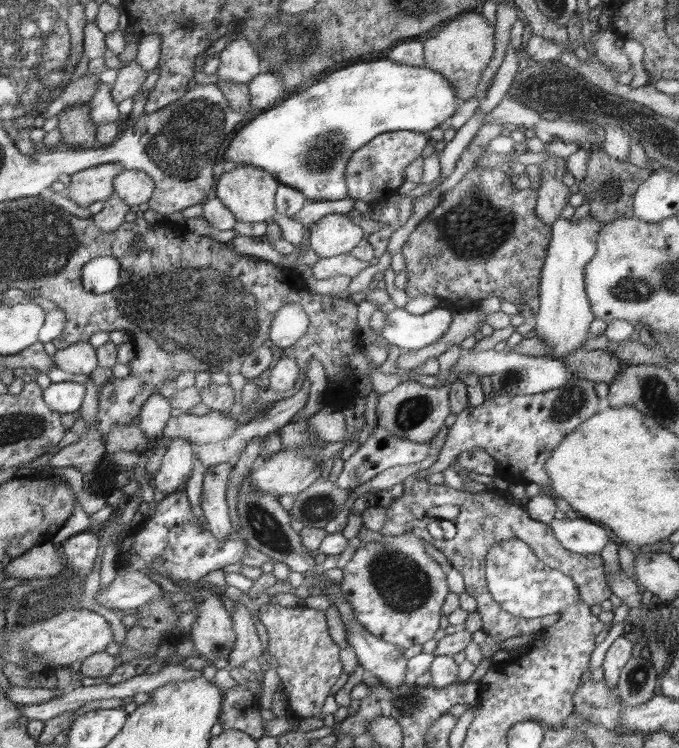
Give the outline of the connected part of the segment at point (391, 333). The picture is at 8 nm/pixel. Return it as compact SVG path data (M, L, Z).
M399 305L392 309L386 316L386 323L382 326L382 337L390 344L398 346L403 351L420 350L426 348L428 345L441 340L448 332L452 320L452 312L444 307L436 307L426 314L410 314L404 310L404 307Z

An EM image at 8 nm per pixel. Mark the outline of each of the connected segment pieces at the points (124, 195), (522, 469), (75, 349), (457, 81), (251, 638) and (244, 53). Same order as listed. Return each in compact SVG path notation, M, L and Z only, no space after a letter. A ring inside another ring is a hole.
M124 168L113 182L113 187L120 198L130 206L136 206L151 199L155 182L146 172Z
M574 374L568 384L543 393L522 396L498 392L488 394L481 405L469 405L457 414L446 436L446 443L437 454L436 463L429 470L414 475L414 478L420 480L425 479L427 474L440 473L448 468L456 455L480 447L497 461L496 476L499 478L508 480L510 484L524 482L539 487L550 486L545 461L558 444L565 441L566 435L588 421L604 405L594 391L594 384L594 381Z
M80 341L67 345L66 348L58 349L52 361L54 361L54 366L66 372L90 375L98 366L96 350L90 341Z
M471 11L462 14L453 22L446 23L440 32L428 40L424 40L423 52L426 67L445 75L456 89L456 97L460 104L475 96L482 72L495 53L495 26L490 25L482 14Z
M234 602L234 630L237 634L237 644L234 645L233 652L229 654L227 668L243 665L246 660L258 659L263 654L260 638L256 633L256 625L251 618L250 610L240 602Z
M247 39L228 43L217 58L219 59L218 78L226 82L248 84L262 72L261 59Z

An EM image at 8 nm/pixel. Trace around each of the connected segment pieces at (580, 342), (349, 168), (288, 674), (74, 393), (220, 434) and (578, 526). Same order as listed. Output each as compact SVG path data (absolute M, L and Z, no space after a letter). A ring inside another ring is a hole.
M591 215L578 223L563 217L558 217L552 223L553 240L541 269L541 286L538 290L540 306L537 314L532 316L532 319L536 319L536 337L542 337L550 347L550 352L546 352L545 356L562 360L566 353L582 348L589 336L590 323L596 314L585 289L585 266L596 256L600 223Z
M398 130L381 134L373 138L369 144L362 146L352 153L346 165L345 179L349 187L349 197L352 200L364 200L368 204L383 204L392 194L406 184L406 170L410 170L410 163L422 154L426 154L426 146L430 146L430 137L425 133L410 130Z
M269 603L259 608L258 616L260 622L266 626L269 654L277 658L279 686L287 696L288 708L302 719L322 718L322 714L327 714L326 702L331 704L330 698L335 698L334 690L339 690L346 678L345 667L341 661L342 646L334 642L334 630L330 630L330 614L312 609L306 604L281 606Z
M78 382L52 383L44 390L44 399L60 414L78 412L84 404L86 386Z
M211 410L205 415L188 412L170 418L162 436L168 439L182 437L200 447L228 440L238 426L234 418L220 411Z
M580 516L576 520L555 519L548 526L566 550L578 554L598 554L611 541L606 528Z

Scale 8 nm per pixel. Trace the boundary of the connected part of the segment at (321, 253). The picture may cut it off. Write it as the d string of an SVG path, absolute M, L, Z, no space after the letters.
M344 213L328 214L309 226L310 249L319 258L350 253L364 238L365 231Z

